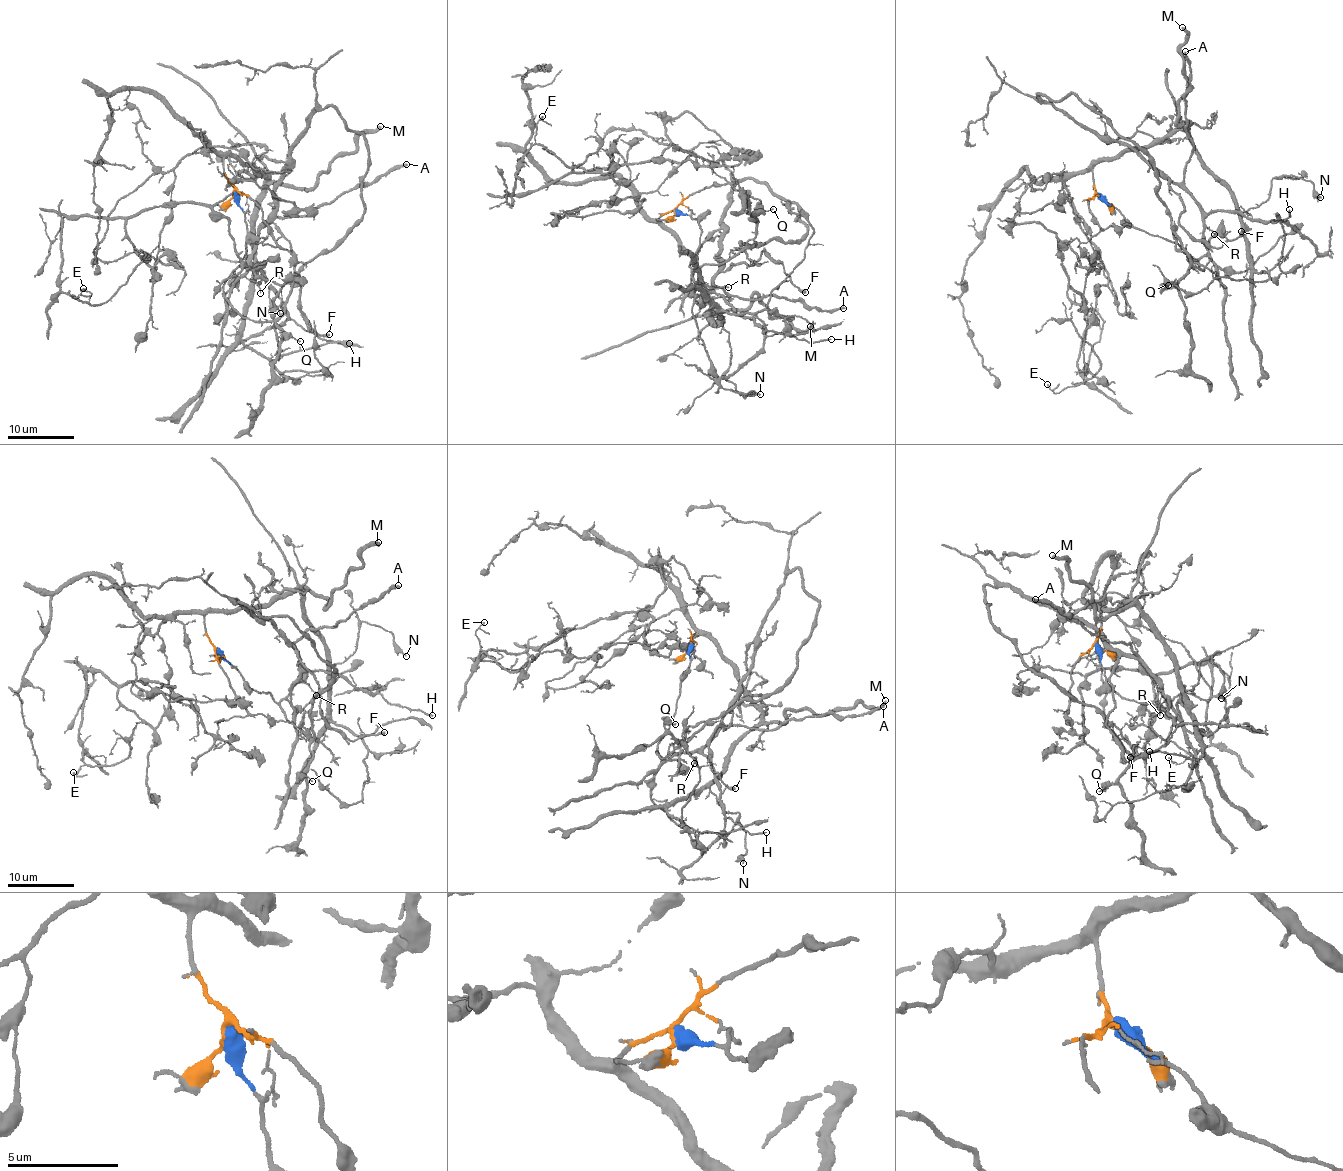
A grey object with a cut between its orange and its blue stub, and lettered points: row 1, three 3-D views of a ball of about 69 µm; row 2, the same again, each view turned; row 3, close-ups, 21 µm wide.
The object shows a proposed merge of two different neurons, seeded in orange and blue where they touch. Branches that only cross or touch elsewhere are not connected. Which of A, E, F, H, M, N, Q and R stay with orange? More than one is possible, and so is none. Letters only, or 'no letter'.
E, M, N

